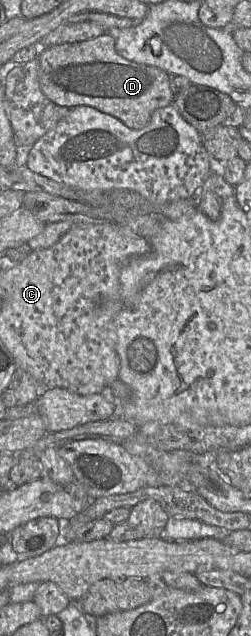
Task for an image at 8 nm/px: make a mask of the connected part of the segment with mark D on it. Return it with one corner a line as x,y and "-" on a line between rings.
107,32
94,39
43,48
37,58
41,90
52,102
67,108
91,106
118,118
134,130
147,126
152,113
170,105
175,97
170,74
119,55
115,39

